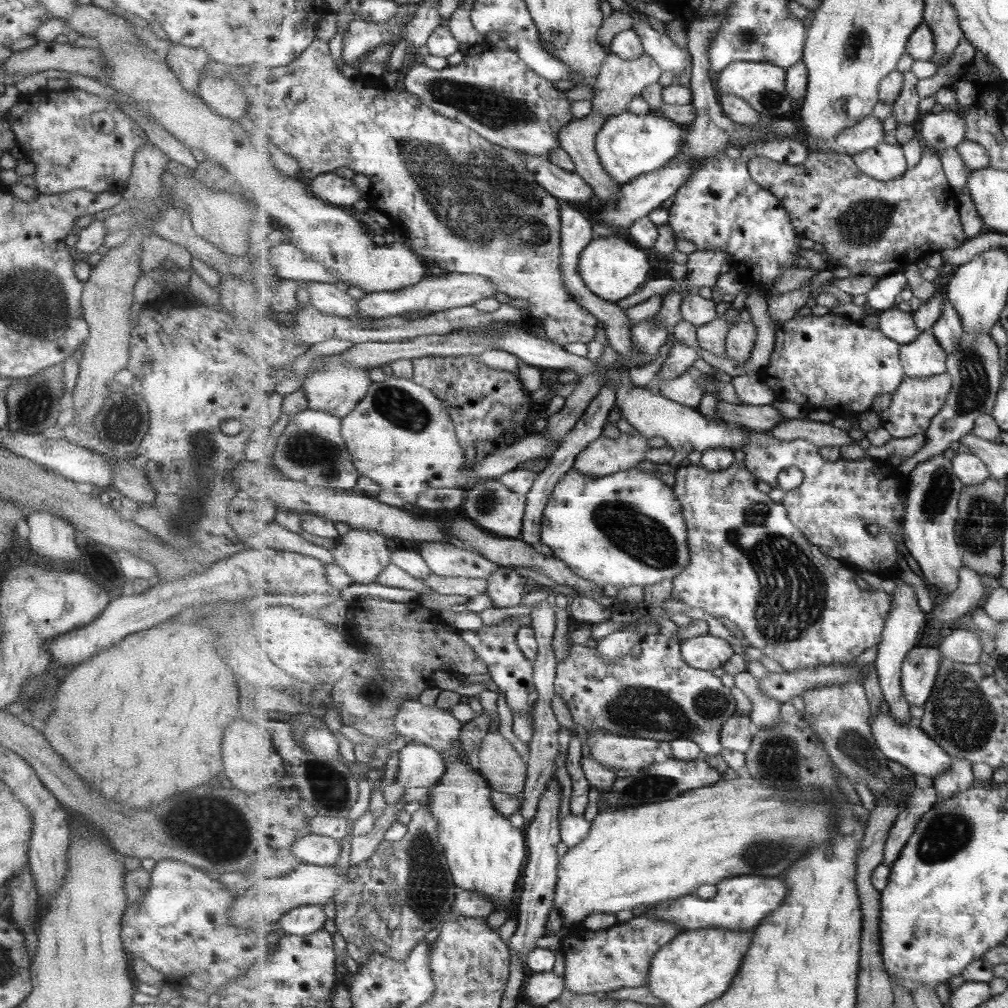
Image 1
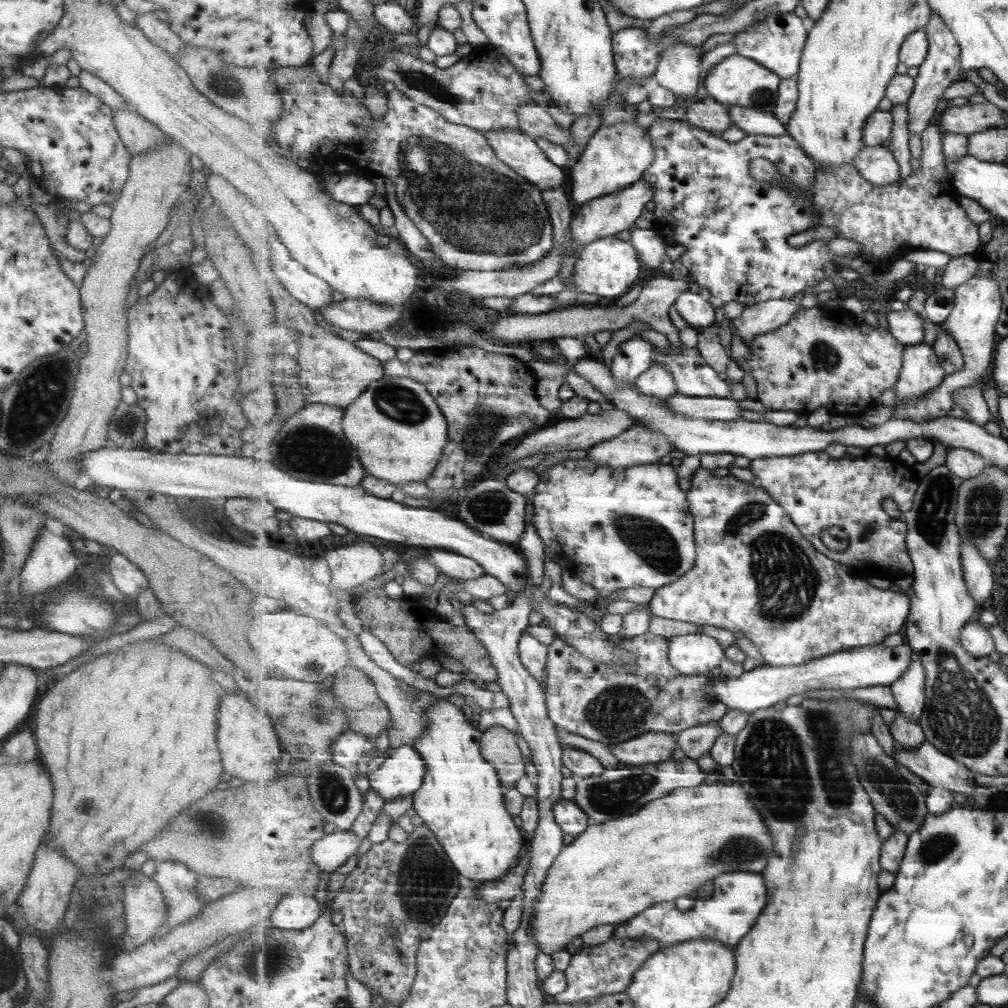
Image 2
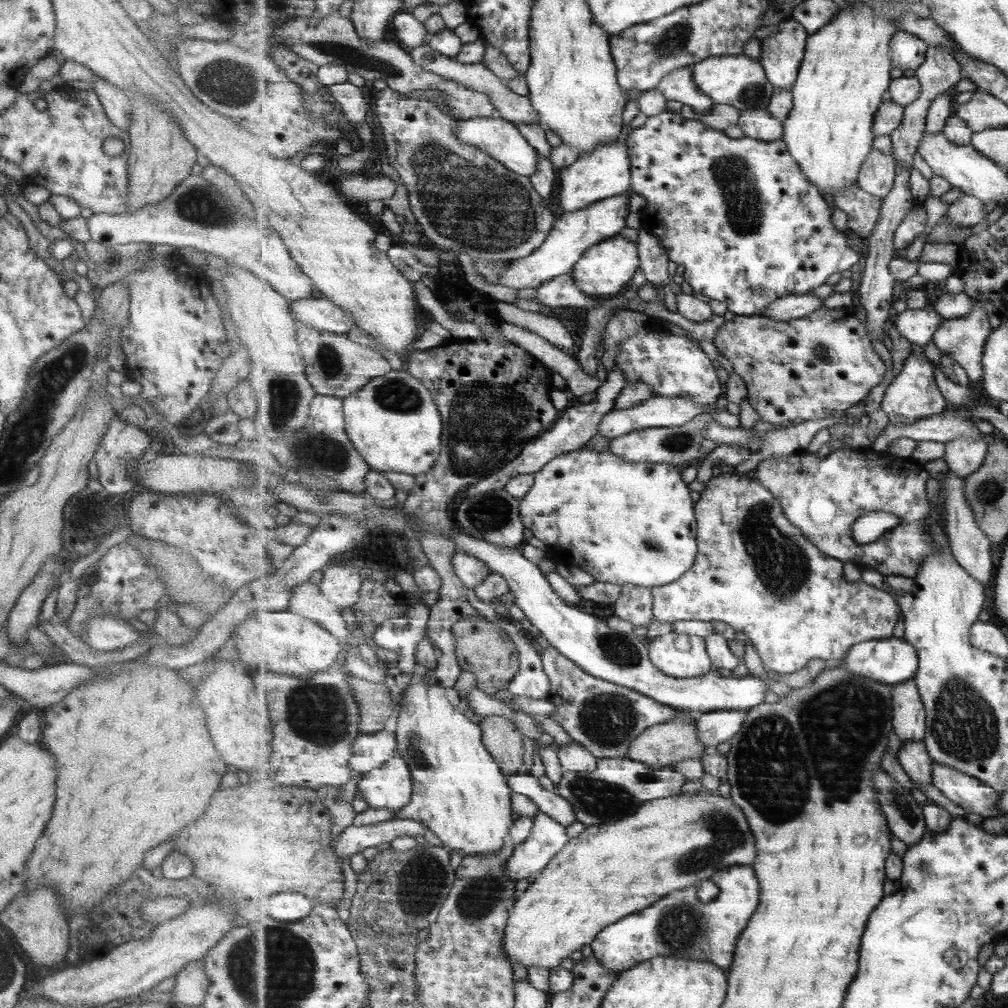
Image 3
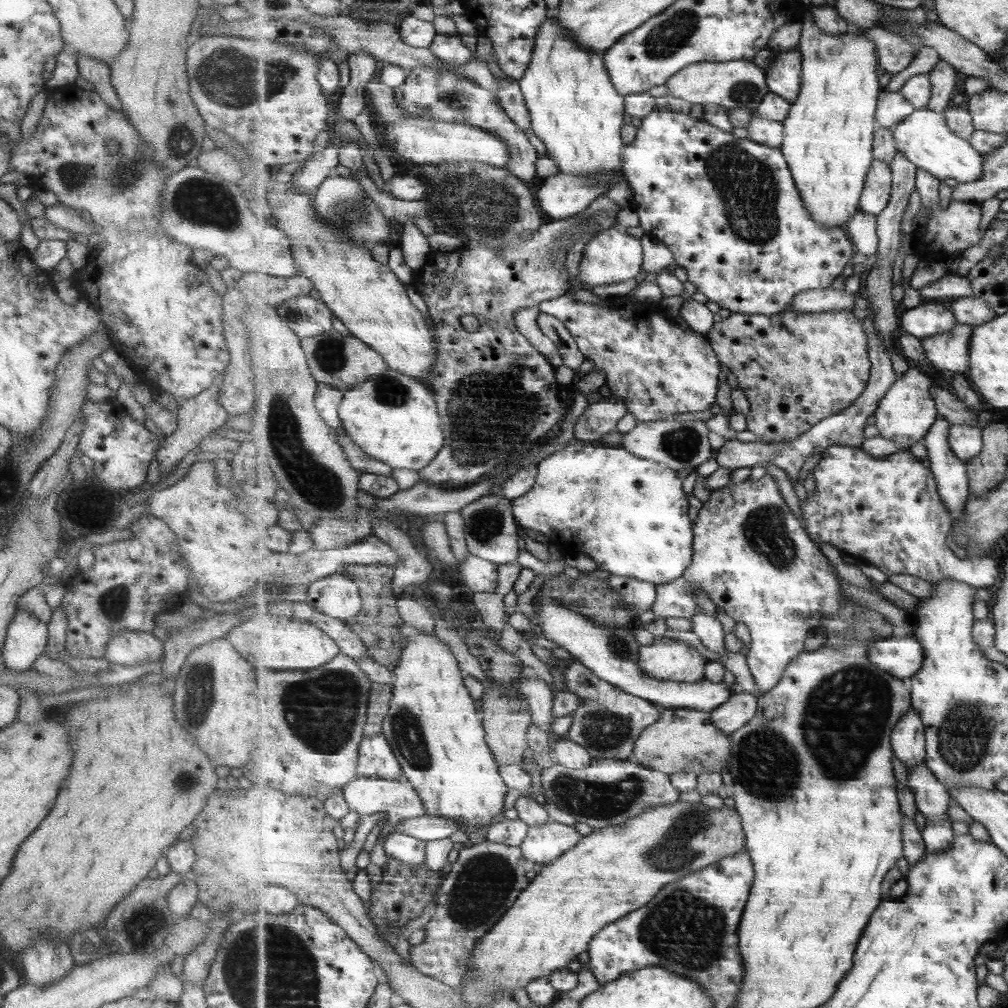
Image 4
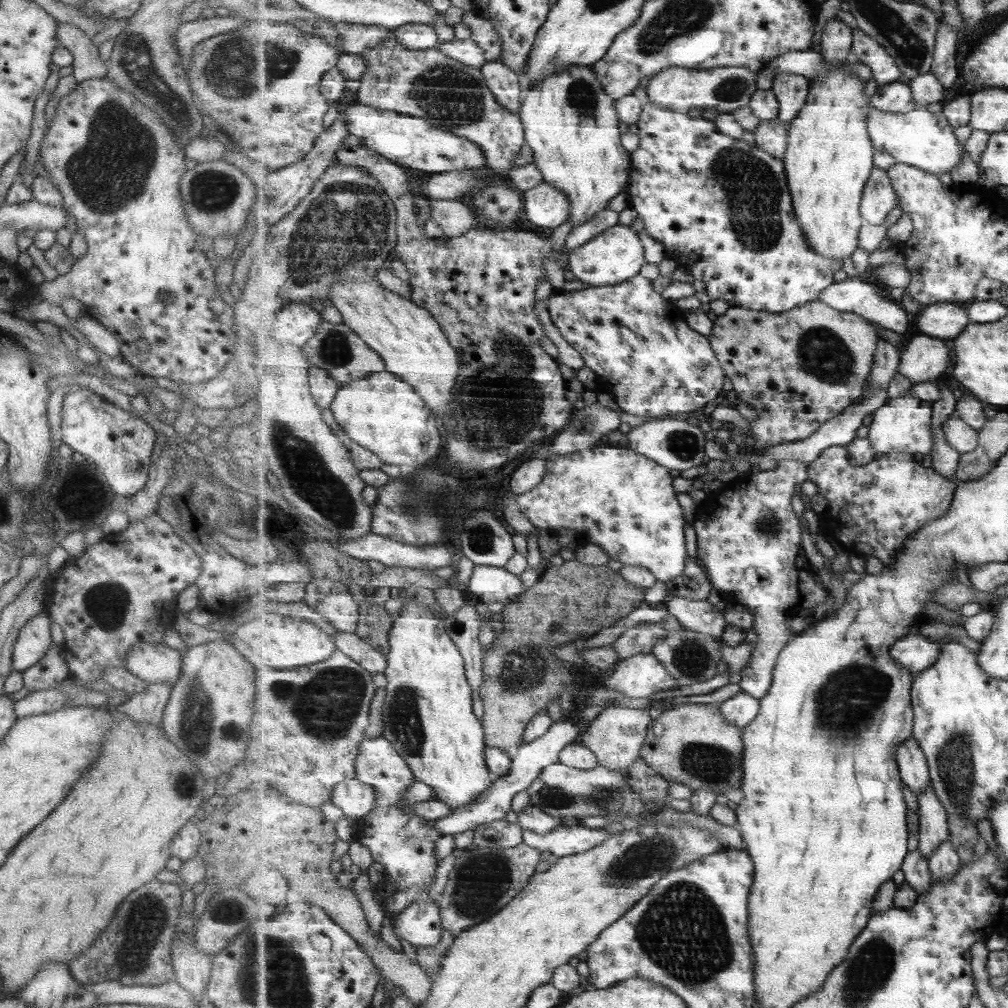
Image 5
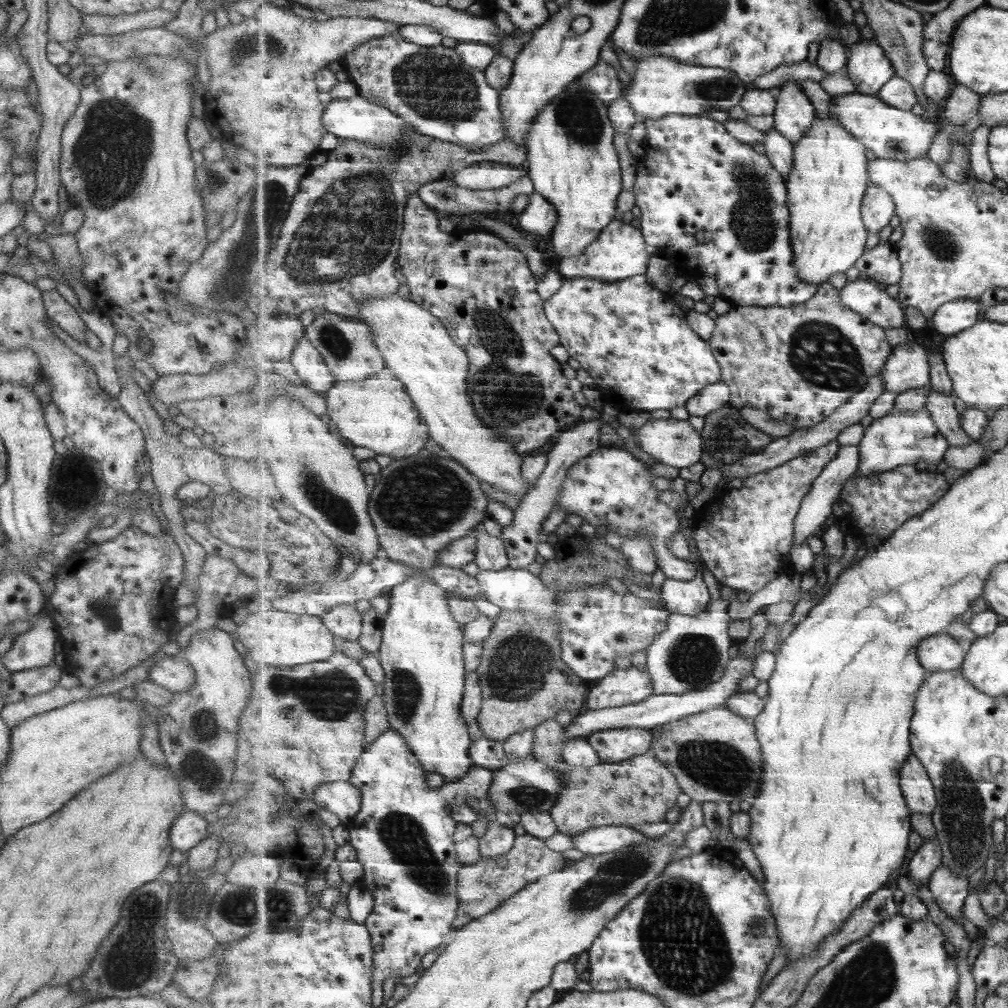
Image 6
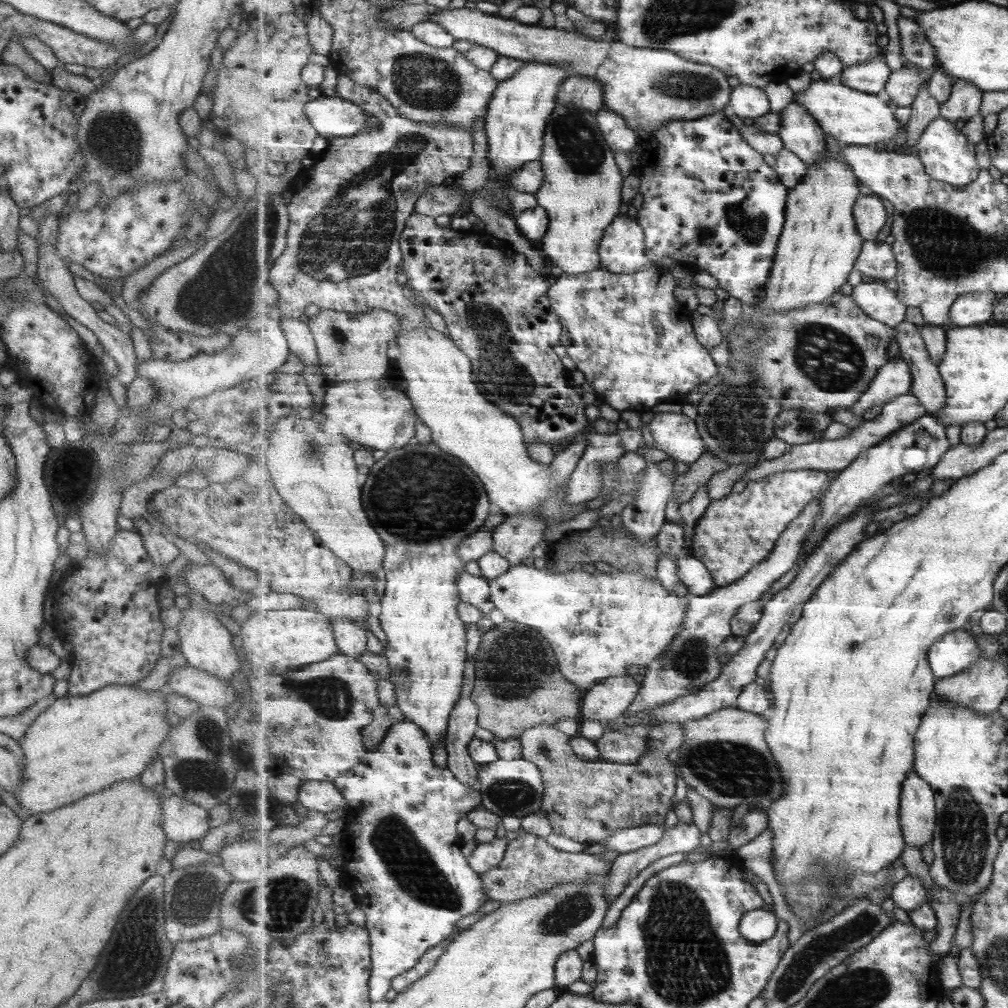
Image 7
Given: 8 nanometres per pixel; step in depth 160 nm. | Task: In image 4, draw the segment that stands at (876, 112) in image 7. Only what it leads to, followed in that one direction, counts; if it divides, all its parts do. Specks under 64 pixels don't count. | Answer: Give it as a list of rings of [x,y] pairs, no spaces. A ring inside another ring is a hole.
[[[915,110],[902,124],[894,128],[896,151],[909,158],[918,169],[927,170],[940,181],[954,179],[958,183],[977,182],[985,174],[985,158],[969,139],[960,138],[949,129],[945,114],[929,110]]]

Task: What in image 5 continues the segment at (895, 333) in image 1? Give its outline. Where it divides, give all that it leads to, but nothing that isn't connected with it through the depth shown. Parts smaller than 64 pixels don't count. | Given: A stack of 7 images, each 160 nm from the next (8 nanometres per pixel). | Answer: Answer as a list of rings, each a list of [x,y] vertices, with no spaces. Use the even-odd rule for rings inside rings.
[[[940,302],[923,308],[915,322],[917,333],[952,342],[972,322],[959,303]]]

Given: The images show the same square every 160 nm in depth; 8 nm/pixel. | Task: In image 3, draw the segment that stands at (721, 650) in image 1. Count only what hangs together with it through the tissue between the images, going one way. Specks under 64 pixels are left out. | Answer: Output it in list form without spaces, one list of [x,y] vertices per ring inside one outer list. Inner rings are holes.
[[[674,631],[653,639],[650,658],[661,672],[675,678],[693,678],[711,672],[712,656],[708,644],[699,636],[690,637],[691,650],[677,648],[677,633]]]

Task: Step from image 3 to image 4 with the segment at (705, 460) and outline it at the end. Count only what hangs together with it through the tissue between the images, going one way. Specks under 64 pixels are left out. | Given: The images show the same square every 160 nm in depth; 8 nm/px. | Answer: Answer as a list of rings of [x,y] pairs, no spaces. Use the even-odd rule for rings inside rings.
[[[869,307],[868,315],[864,319],[865,328],[869,337],[869,354],[872,359],[872,378],[869,380],[864,393],[850,406],[848,409],[842,410],[839,414],[830,416],[825,420],[816,424],[812,430],[802,434],[796,439],[791,439],[786,443],[764,443],[757,441],[752,443],[741,442],[736,438],[726,440],[724,445],[717,451],[717,463],[721,467],[737,470],[737,468],[751,469],[753,466],[760,466],[765,462],[770,462],[775,466],[783,469],[788,473],[791,480],[796,480],[799,476],[799,470],[803,468],[803,464],[807,460],[811,460],[813,456],[817,456],[820,452],[824,452],[831,445],[847,445],[852,447],[860,447],[866,440],[865,428],[872,422],[879,408],[880,402],[888,396],[888,392],[893,384],[898,380],[899,376],[893,370],[893,362],[889,359],[888,350],[874,327],[872,317],[872,308]]]

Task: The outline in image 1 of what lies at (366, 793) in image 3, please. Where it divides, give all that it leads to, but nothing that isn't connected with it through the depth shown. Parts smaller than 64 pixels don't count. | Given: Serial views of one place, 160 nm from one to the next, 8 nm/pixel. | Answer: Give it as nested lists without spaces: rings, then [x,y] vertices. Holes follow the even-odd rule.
[[[406,744],[399,751],[395,782],[403,788],[432,788],[445,774],[443,753],[425,744]]]

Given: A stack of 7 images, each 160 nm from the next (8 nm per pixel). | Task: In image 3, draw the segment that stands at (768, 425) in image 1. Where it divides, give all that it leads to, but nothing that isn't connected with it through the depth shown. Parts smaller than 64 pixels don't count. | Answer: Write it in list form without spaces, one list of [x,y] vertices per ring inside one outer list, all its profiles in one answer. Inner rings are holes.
[[[653,396],[649,400],[646,400],[644,403],[634,406],[633,408],[623,410],[617,409],[606,414],[600,424],[598,434],[615,439],[632,433],[633,431],[640,431],[643,429],[683,426],[684,424],[691,422],[695,417],[701,416],[703,413],[711,413],[714,416],[717,412],[714,412],[713,408],[715,408],[714,404],[704,406],[704,404],[699,404],[692,399]]]

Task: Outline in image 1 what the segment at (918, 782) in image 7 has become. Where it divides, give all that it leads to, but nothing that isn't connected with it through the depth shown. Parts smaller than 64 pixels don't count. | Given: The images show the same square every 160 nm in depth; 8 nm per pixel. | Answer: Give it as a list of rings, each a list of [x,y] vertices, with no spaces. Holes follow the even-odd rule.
[[[918,645],[907,655],[902,665],[902,686],[910,706],[925,706],[931,698],[939,669],[943,662],[937,646]]]

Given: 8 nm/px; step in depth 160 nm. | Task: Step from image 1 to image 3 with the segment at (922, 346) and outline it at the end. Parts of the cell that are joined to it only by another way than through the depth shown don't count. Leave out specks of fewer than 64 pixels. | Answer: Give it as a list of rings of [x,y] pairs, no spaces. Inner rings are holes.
[[[915,354],[909,355],[895,380],[885,391],[881,408],[886,413],[890,424],[913,424],[946,411],[948,402],[937,387],[935,363]]]

